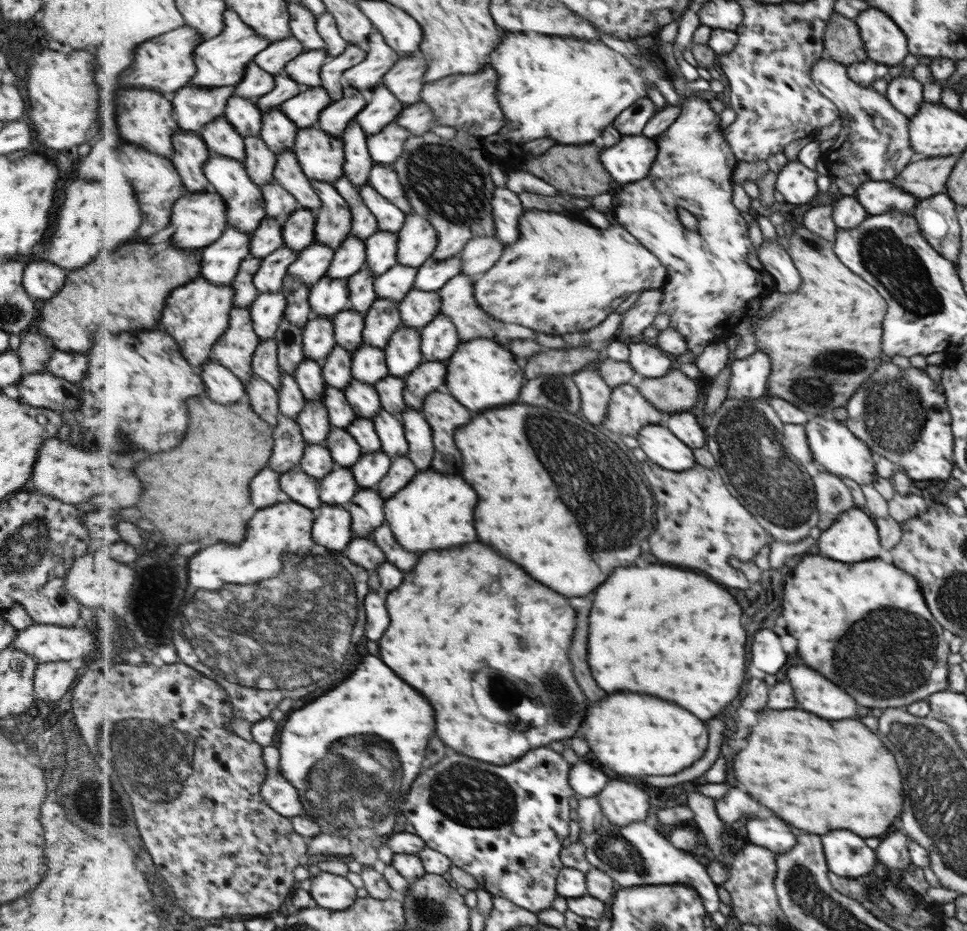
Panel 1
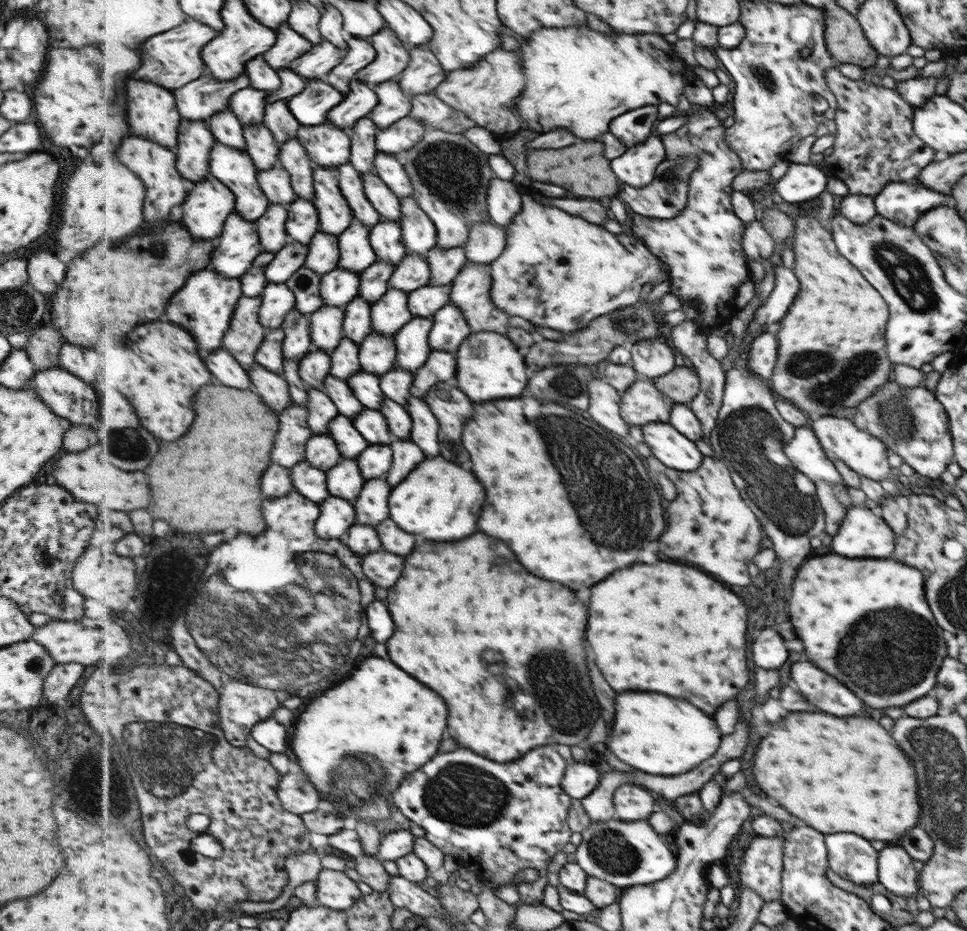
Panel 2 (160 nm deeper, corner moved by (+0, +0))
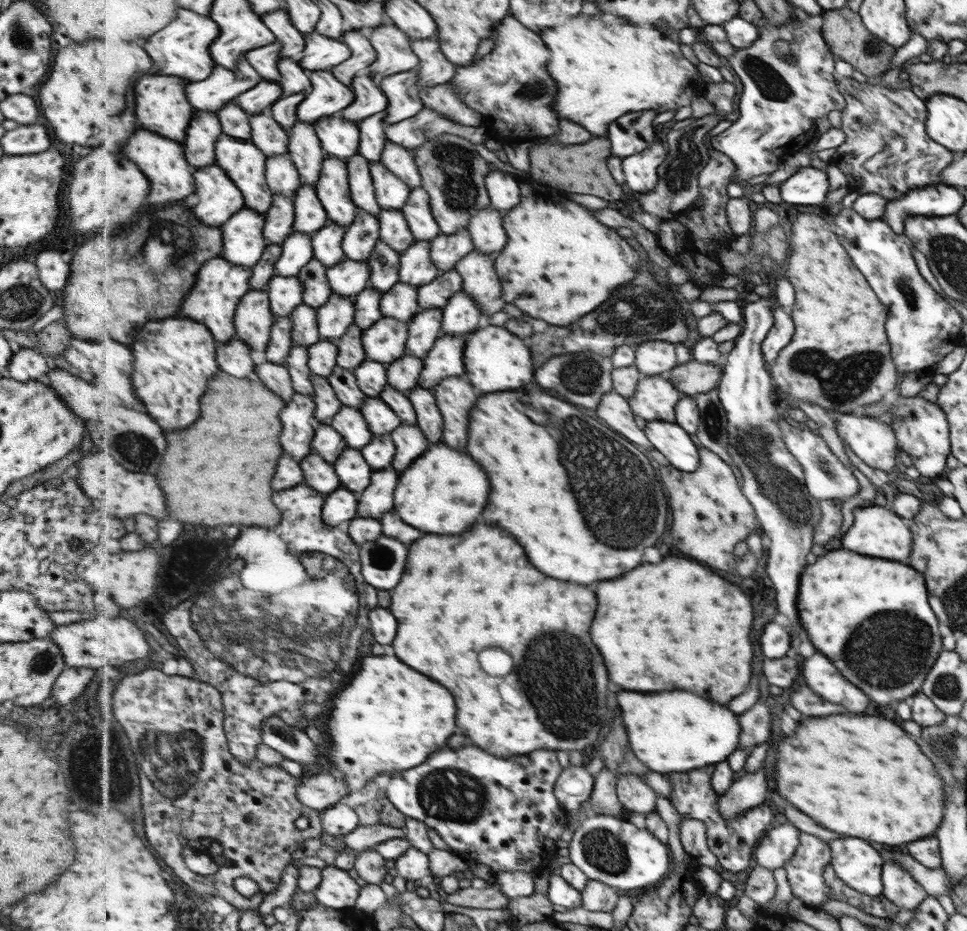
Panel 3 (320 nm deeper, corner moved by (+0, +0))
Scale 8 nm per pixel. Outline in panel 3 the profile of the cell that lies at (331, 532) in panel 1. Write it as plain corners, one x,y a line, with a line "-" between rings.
340,487
326,496
324,504
324,520
333,526
347,528
358,516
358,496
345,487

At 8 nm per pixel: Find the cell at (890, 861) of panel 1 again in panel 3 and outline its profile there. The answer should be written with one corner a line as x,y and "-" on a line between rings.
894,859
883,862
881,880
882,895
899,909
914,910
927,896
919,883
905,869
899,867

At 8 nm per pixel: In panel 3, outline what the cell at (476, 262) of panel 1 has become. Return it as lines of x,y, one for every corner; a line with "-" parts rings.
489,206
472,216
468,230
480,253
497,255
508,245
509,237
504,224
506,213

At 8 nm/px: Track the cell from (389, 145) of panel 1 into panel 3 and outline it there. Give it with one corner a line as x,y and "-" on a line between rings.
423,108
421,113
413,118
386,126
389,141
412,150
419,149
428,140
442,134
455,134
469,138
471,132
473,128
441,116
439,112
433,112
433,108

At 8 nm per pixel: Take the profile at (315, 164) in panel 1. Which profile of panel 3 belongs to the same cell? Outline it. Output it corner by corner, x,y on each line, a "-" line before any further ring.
336,114
319,120
314,126
328,157
345,161
359,153
361,131
358,123

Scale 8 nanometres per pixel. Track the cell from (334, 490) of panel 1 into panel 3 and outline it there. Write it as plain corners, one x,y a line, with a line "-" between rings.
348,447
335,462
341,487
352,490
358,498
372,484
375,469
364,457
363,450

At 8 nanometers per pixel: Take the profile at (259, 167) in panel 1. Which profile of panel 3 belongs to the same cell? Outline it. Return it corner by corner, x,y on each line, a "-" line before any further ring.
270,110
250,118
255,146
267,156
285,155
289,151
290,132
281,127

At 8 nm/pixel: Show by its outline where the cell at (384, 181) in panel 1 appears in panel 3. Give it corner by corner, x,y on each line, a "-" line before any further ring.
388,140
381,162
412,189
423,187
423,177
419,165
415,162
415,153
411,154
407,148

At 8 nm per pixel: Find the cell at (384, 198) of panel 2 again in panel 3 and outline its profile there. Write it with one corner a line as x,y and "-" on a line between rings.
372,163
371,172
377,193
377,200
385,210
401,210
411,196
412,188
391,172
385,163

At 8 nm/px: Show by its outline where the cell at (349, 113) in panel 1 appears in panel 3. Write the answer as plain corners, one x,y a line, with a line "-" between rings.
368,72
362,74
363,76
355,78
353,82
353,88
357,92
355,102
340,114
345,120
355,123
384,112
389,107
389,98
383,94
380,86
375,84
375,80
372,77
369,78
372,75

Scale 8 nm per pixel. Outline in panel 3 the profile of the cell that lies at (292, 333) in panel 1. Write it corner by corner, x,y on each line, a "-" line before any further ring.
308,304
299,305
291,316
294,322
293,342
295,347
309,348
323,340
319,330
316,308

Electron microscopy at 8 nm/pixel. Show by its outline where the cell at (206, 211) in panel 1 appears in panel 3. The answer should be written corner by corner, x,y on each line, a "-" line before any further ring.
215,164
208,167
203,167
196,171
196,194
198,203
193,207
193,212
197,216
197,220
205,226
211,228
222,228
225,222
239,210
246,206
246,198
236,182
228,175
225,169

